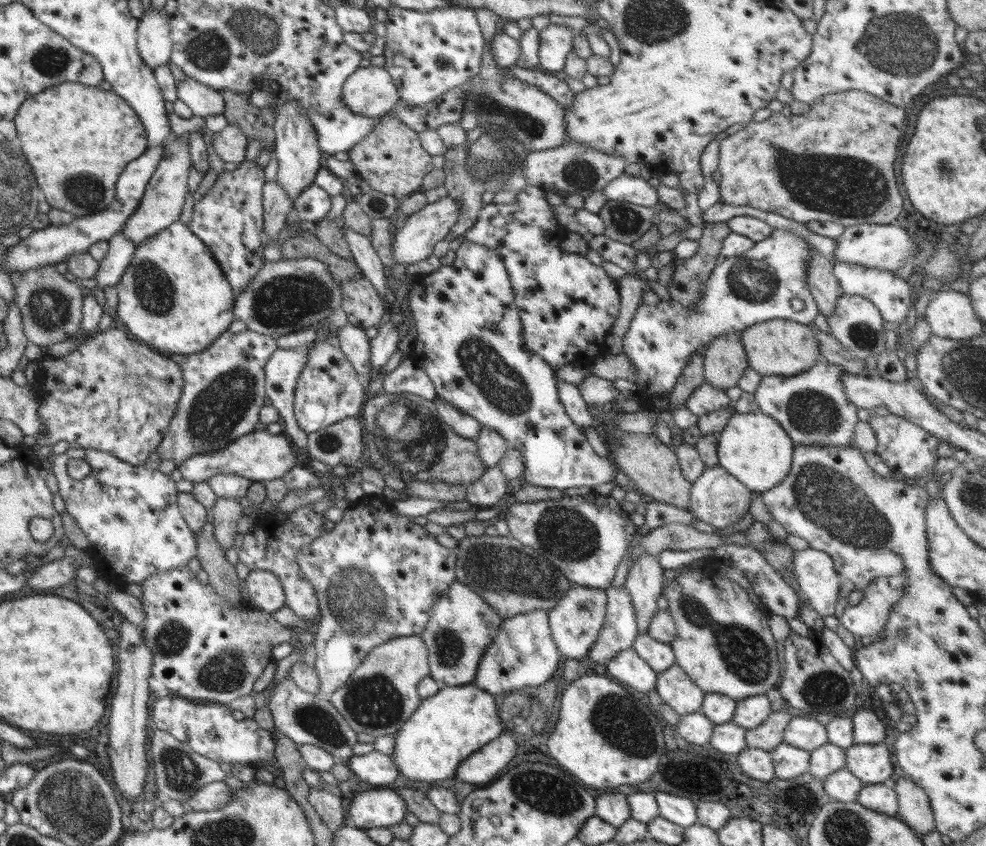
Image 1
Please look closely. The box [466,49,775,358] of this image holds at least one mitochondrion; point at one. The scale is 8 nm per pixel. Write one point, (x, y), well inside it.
(486, 105)

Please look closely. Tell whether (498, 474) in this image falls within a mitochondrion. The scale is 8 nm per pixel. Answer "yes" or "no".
no

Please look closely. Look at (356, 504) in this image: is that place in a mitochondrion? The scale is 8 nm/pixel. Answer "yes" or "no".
no

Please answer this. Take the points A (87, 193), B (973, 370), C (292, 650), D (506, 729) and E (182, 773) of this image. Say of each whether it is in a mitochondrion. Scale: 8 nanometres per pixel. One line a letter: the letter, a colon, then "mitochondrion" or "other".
A: mitochondrion
B: mitochondrion
C: other
D: other
E: mitochondrion

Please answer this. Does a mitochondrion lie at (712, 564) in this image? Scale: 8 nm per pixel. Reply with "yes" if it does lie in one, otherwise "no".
no

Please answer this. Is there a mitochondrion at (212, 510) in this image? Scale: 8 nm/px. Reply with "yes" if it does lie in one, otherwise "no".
no

